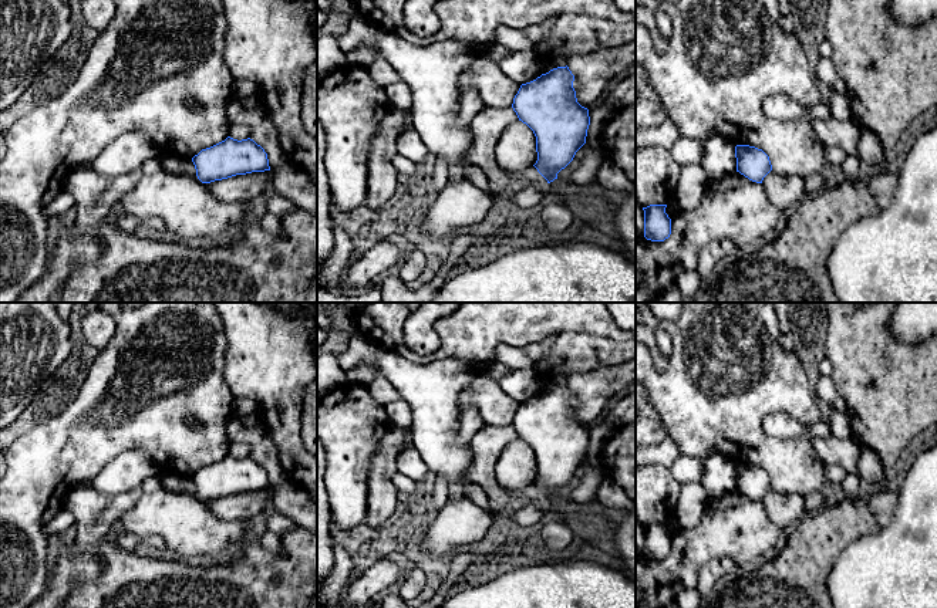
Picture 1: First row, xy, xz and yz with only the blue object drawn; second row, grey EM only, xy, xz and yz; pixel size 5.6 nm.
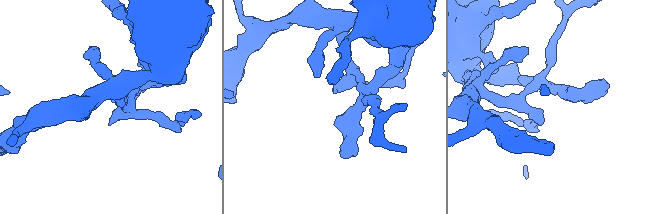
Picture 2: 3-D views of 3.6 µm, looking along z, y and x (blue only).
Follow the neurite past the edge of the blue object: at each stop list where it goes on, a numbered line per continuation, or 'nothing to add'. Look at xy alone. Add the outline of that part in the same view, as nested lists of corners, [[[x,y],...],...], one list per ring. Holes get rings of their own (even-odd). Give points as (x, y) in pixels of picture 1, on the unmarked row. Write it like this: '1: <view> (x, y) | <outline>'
nothing to add

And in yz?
nothing to add

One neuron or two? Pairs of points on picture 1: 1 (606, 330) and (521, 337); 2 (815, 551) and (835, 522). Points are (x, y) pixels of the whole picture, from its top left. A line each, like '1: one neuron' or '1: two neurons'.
1: one neuron
2: one neuron

